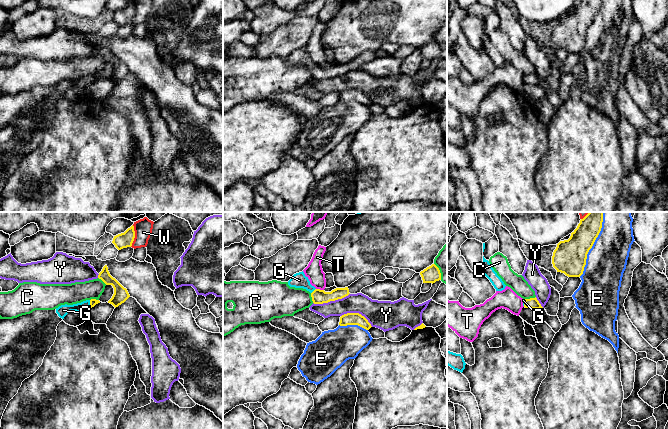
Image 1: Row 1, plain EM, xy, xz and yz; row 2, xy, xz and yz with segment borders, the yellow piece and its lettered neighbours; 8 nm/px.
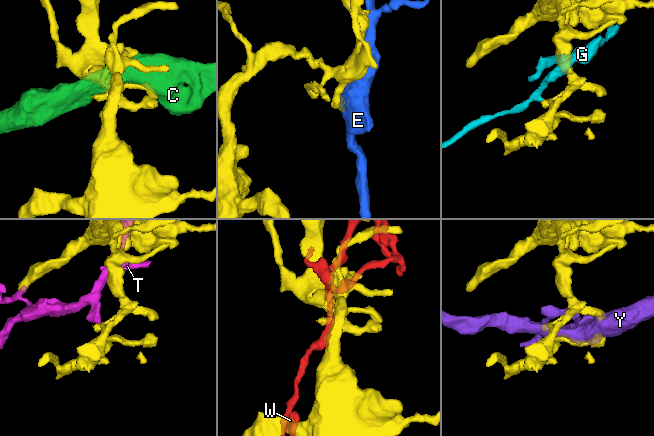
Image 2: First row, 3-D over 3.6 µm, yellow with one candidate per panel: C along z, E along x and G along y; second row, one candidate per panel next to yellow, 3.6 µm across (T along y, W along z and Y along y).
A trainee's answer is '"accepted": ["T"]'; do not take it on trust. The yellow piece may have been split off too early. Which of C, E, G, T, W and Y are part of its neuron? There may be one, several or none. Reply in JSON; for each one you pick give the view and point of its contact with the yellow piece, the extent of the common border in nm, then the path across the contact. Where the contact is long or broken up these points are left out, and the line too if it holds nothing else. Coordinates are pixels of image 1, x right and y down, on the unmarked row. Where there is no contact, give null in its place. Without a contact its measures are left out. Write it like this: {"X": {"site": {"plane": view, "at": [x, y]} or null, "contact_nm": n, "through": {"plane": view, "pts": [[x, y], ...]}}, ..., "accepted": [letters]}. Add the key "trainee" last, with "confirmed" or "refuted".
{"accepted": [], "trainee": "refuted"}

